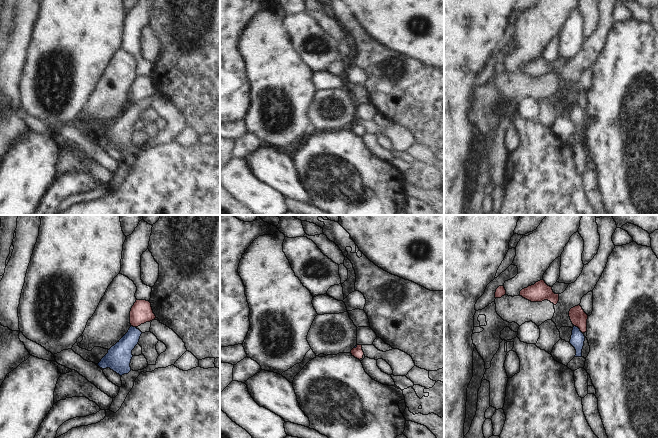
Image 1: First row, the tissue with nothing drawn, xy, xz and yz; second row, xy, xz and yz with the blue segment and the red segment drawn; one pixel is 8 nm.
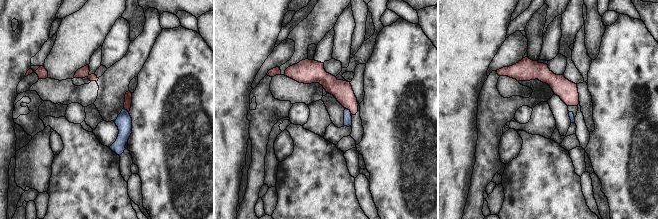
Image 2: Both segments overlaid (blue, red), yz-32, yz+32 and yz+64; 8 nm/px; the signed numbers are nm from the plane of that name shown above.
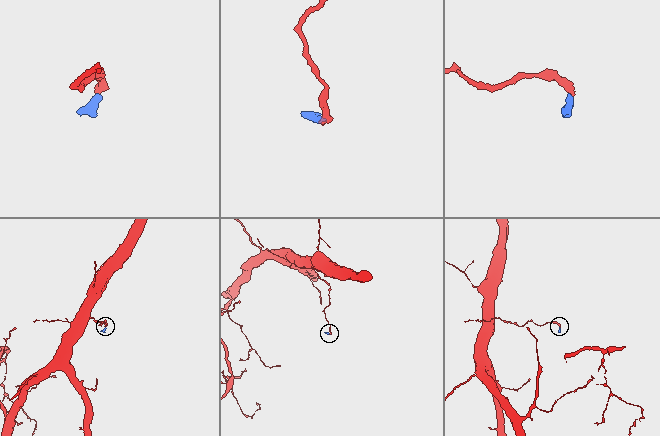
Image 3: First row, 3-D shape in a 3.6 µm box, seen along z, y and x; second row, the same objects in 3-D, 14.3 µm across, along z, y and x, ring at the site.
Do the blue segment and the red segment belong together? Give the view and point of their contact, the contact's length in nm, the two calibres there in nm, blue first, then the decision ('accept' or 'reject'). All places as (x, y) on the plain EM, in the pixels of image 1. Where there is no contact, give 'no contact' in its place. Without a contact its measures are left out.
yz (579, 105) | 100 nm | 110/140 nm | reject

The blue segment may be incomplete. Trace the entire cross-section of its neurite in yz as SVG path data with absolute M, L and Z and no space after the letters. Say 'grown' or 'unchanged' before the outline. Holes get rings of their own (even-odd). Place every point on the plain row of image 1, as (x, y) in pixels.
unchanged; M576 102L573 103L570 120L575 124L575 133L582 133L582 125L584 122L585 112Z

